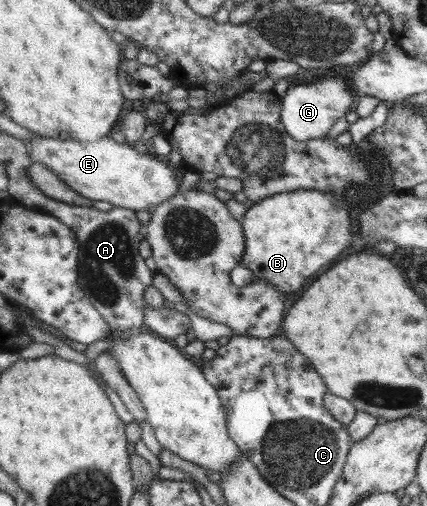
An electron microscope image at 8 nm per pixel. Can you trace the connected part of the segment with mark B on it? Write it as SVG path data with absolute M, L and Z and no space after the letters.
M294 190L264 198L248 207L242 220L245 248L239 266L252 272L252 282L270 284L284 294L302 288L310 276L334 262L350 240L353 242L346 198L318 190Z

